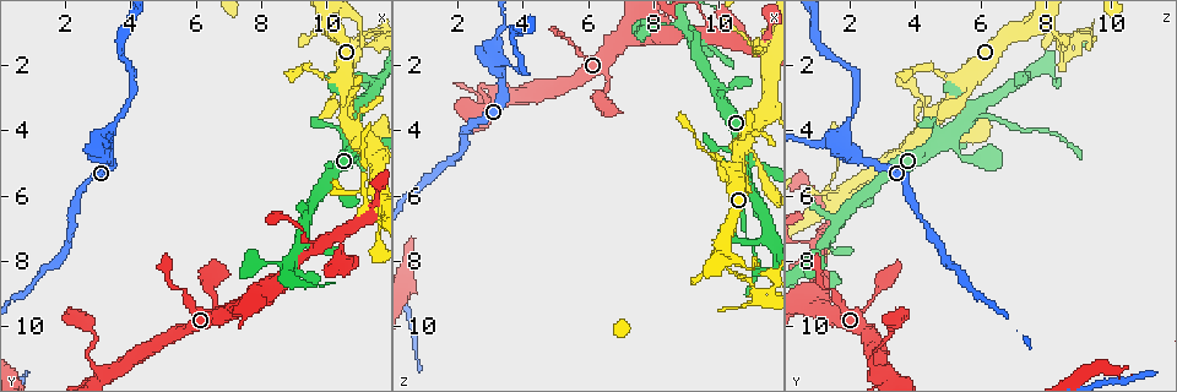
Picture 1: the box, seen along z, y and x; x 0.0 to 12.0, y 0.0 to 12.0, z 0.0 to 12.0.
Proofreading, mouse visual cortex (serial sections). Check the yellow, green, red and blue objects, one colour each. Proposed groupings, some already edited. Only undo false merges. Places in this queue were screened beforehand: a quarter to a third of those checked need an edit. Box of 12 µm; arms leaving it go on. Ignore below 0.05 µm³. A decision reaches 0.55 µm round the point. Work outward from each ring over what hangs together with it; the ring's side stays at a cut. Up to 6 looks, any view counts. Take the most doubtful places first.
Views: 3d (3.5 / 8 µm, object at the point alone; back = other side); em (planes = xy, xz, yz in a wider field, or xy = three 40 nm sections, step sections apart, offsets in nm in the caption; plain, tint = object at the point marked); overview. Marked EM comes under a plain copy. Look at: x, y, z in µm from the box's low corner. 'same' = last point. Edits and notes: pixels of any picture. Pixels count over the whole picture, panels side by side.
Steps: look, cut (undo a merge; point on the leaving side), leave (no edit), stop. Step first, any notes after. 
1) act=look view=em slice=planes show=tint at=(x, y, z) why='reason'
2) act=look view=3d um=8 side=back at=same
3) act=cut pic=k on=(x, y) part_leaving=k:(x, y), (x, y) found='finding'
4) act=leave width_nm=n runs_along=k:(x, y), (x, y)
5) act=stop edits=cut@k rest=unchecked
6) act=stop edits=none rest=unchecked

act=look view=3d um=3.5 at=(10.9, 3.5, 5.8) why='a fork'

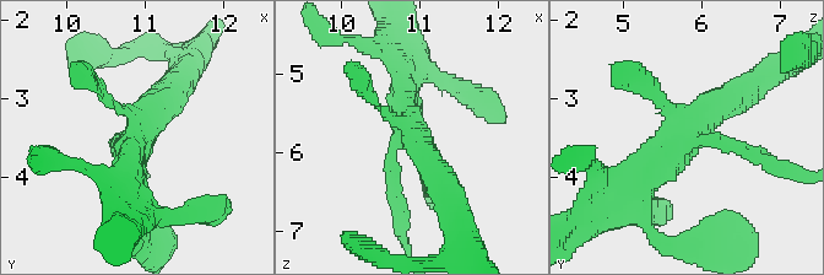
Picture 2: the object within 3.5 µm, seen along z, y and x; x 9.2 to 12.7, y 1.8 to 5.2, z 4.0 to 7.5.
act=look view=em slice=xy step=2 show=tint at=(10.85, 3.50, 5.75)

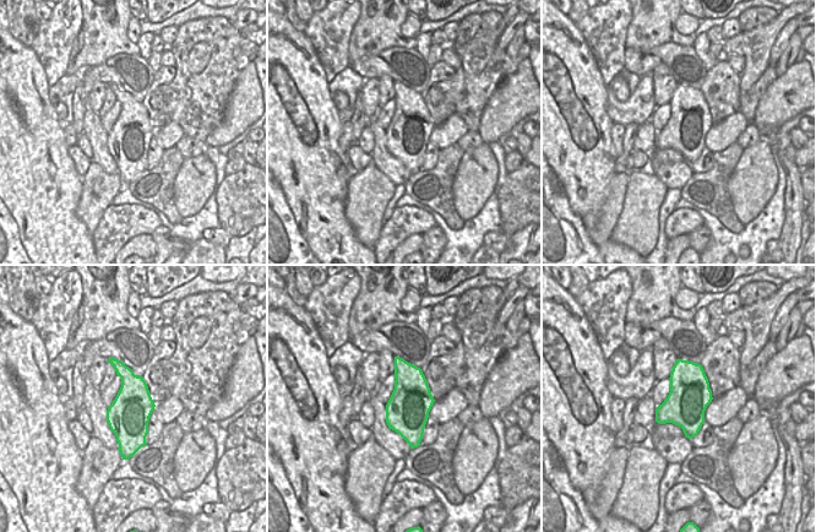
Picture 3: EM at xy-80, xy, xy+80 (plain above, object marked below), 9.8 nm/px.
act=leave runs_along=2:(625, 199), (704, 113), (735, 93) found='one cell here'

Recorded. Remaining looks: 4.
act=look view=3d um=8 at=(3.1, 4.2, 1.8) why='sharp bend'

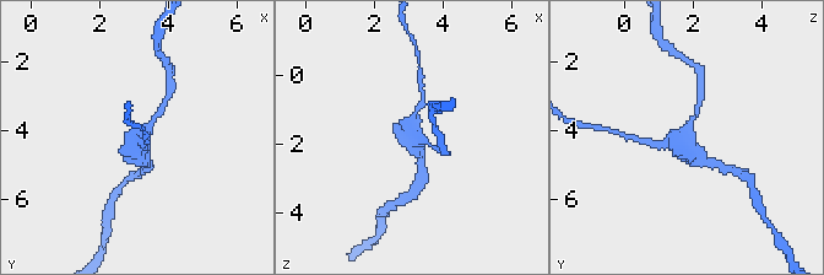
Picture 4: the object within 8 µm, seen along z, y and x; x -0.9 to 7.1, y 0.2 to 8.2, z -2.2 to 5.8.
act=look view=em slice=planes show=tint at=(3.3, 4.3, 1.8) why='shape alone is not enough'

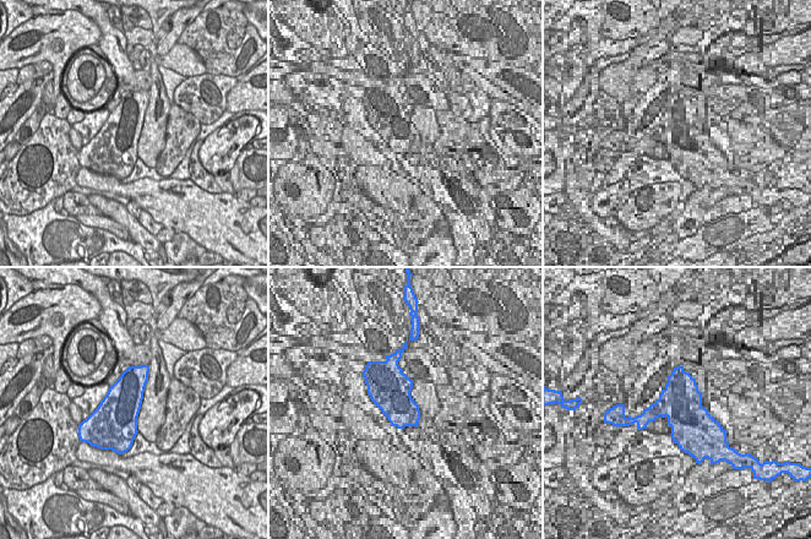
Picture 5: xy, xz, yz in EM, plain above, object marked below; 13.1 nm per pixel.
act=leave runs_along=4:(710, 163), (689, 147), (654, 144) found='continuous, no second cell'

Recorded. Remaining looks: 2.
act=stop edits=none rest=unchecked

